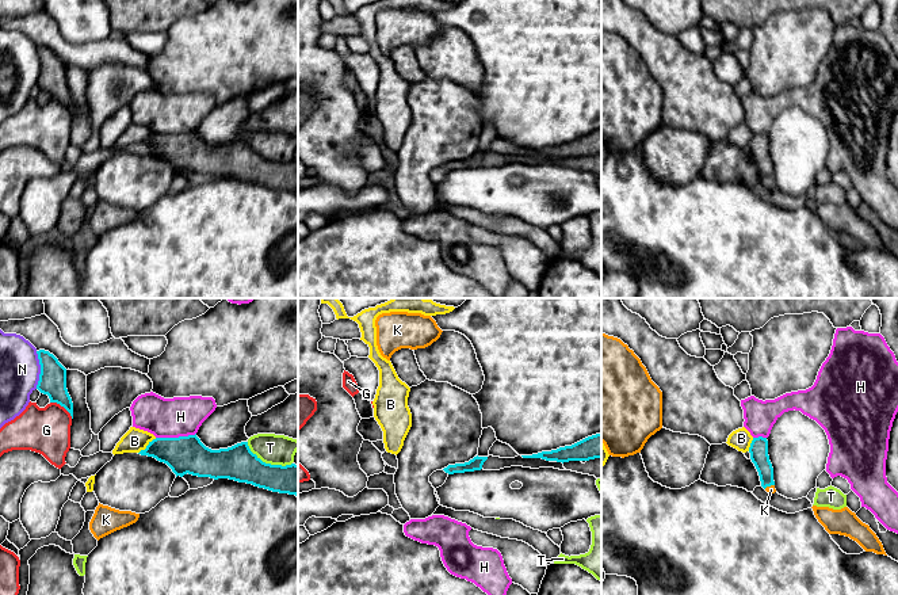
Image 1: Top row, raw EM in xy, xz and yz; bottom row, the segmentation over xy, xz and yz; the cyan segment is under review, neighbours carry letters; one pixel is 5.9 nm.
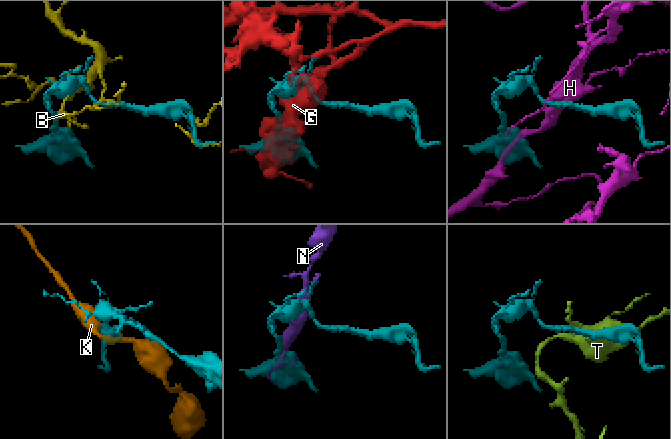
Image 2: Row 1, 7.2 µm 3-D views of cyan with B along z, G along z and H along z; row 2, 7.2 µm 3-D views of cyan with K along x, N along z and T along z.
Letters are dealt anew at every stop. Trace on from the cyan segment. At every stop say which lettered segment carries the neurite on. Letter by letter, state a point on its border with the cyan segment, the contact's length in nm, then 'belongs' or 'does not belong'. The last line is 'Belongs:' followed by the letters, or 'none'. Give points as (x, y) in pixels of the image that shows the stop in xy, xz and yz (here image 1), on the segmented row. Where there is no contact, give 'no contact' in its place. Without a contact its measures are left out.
B: contact xy (146, 446); length 140 nm; does not belong
G: contact xy (62, 405); length 170 nm; does not belong
H: contact xy (175, 438); length 240 nm; does not belong
K: contact yz (768, 485); length 70 nm; does not belong
N: contact xy (41, 370); length 220 nm; does not belong
T: contact xy (267, 464); length 300 nm; does not belong
Belongs: none

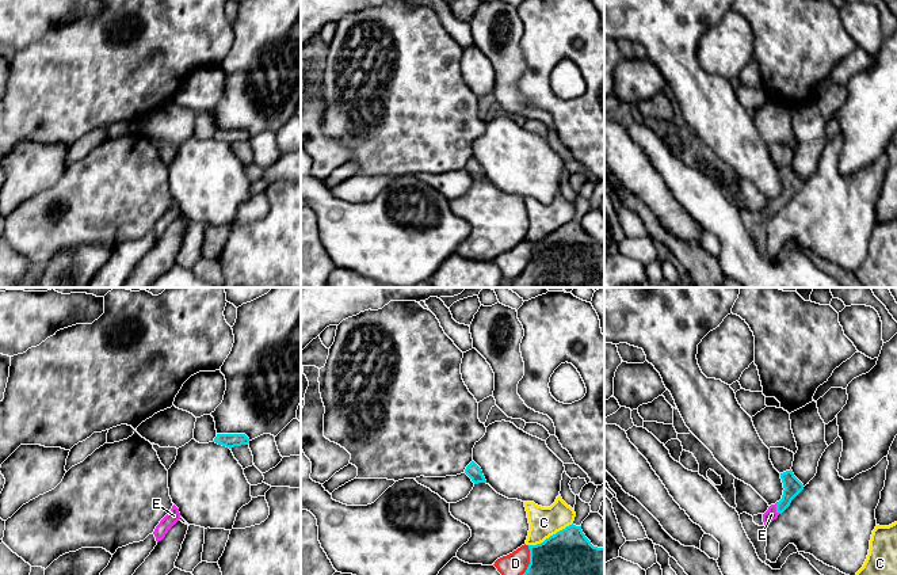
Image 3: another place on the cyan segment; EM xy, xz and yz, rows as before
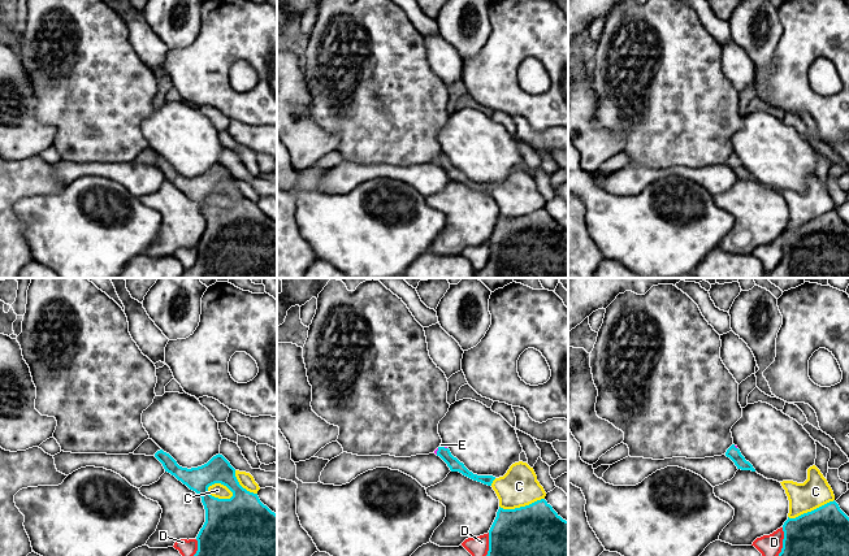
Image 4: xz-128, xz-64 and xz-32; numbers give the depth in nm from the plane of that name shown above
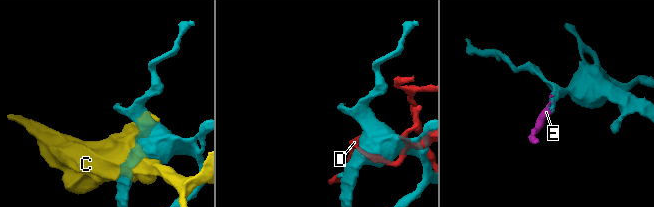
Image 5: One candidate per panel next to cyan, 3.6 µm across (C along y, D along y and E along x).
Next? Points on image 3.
C: contact xz (550, 536); length 300 nm; does not belong
D: contact xz (530, 560); length 180 nm; does not belong
E: contact yz (777, 507); length 70 nm; belongs
Belongs: E

